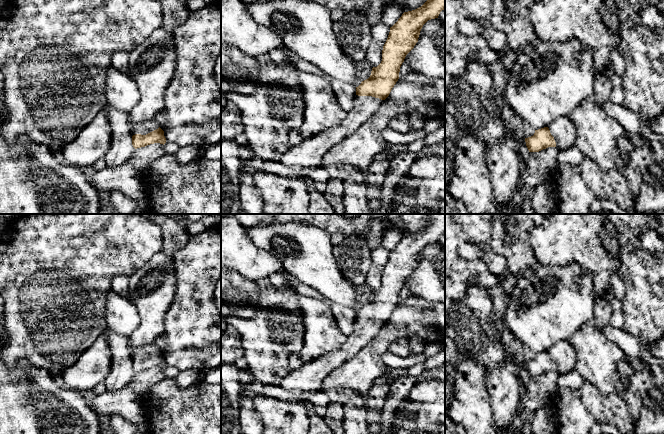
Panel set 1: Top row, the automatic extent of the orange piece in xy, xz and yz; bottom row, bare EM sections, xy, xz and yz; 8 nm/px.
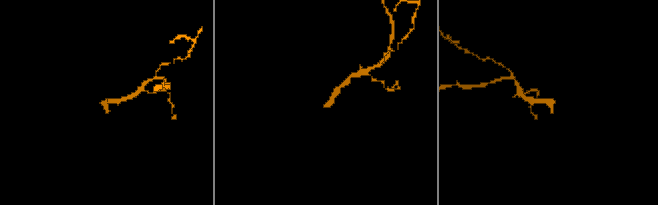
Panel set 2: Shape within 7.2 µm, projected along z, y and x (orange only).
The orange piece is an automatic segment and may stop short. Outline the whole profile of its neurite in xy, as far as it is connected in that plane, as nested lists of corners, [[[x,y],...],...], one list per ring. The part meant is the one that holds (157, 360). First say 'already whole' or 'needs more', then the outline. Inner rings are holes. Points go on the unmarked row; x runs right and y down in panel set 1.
needs more; [[[154,343],[143,347],[131,346],[131,357],[133,359],[132,369],[135,373],[154,367],[163,369],[166,367],[164,355]]]

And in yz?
needs more; [[[562,340],[555,343],[548,351],[535,354],[533,360],[525,362],[529,376],[539,376],[548,371],[557,371],[559,375],[575,370],[576,353],[570,340]]]

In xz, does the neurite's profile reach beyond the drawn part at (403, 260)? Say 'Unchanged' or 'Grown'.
Grown

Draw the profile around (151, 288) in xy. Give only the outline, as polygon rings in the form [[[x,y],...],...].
[[[162,251],[155,254],[139,270],[128,277],[129,292],[127,298],[137,308],[140,323],[130,336],[132,347],[143,347],[154,343],[163,334],[165,314],[169,310],[175,294],[177,279],[172,255]]]

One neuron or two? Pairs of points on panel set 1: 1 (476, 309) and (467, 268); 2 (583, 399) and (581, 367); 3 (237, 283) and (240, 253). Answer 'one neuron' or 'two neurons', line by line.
1: two neurons
2: two neurons
3: two neurons

